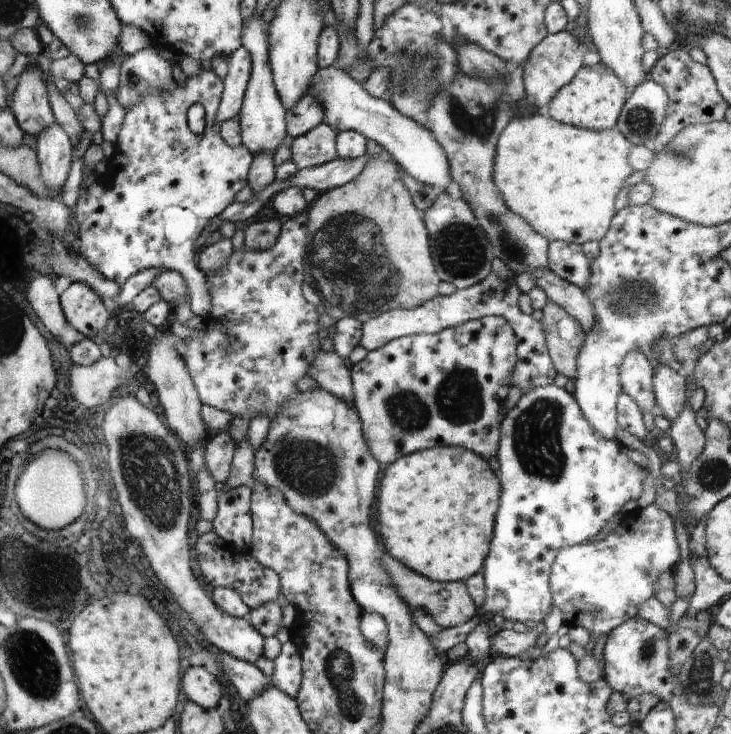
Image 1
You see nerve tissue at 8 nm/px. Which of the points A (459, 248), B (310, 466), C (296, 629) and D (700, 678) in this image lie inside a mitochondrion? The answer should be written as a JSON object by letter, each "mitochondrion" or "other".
{"A":"mitochondrion","B":"mitochondrion","C":"other","D":"mitochondrion"}

